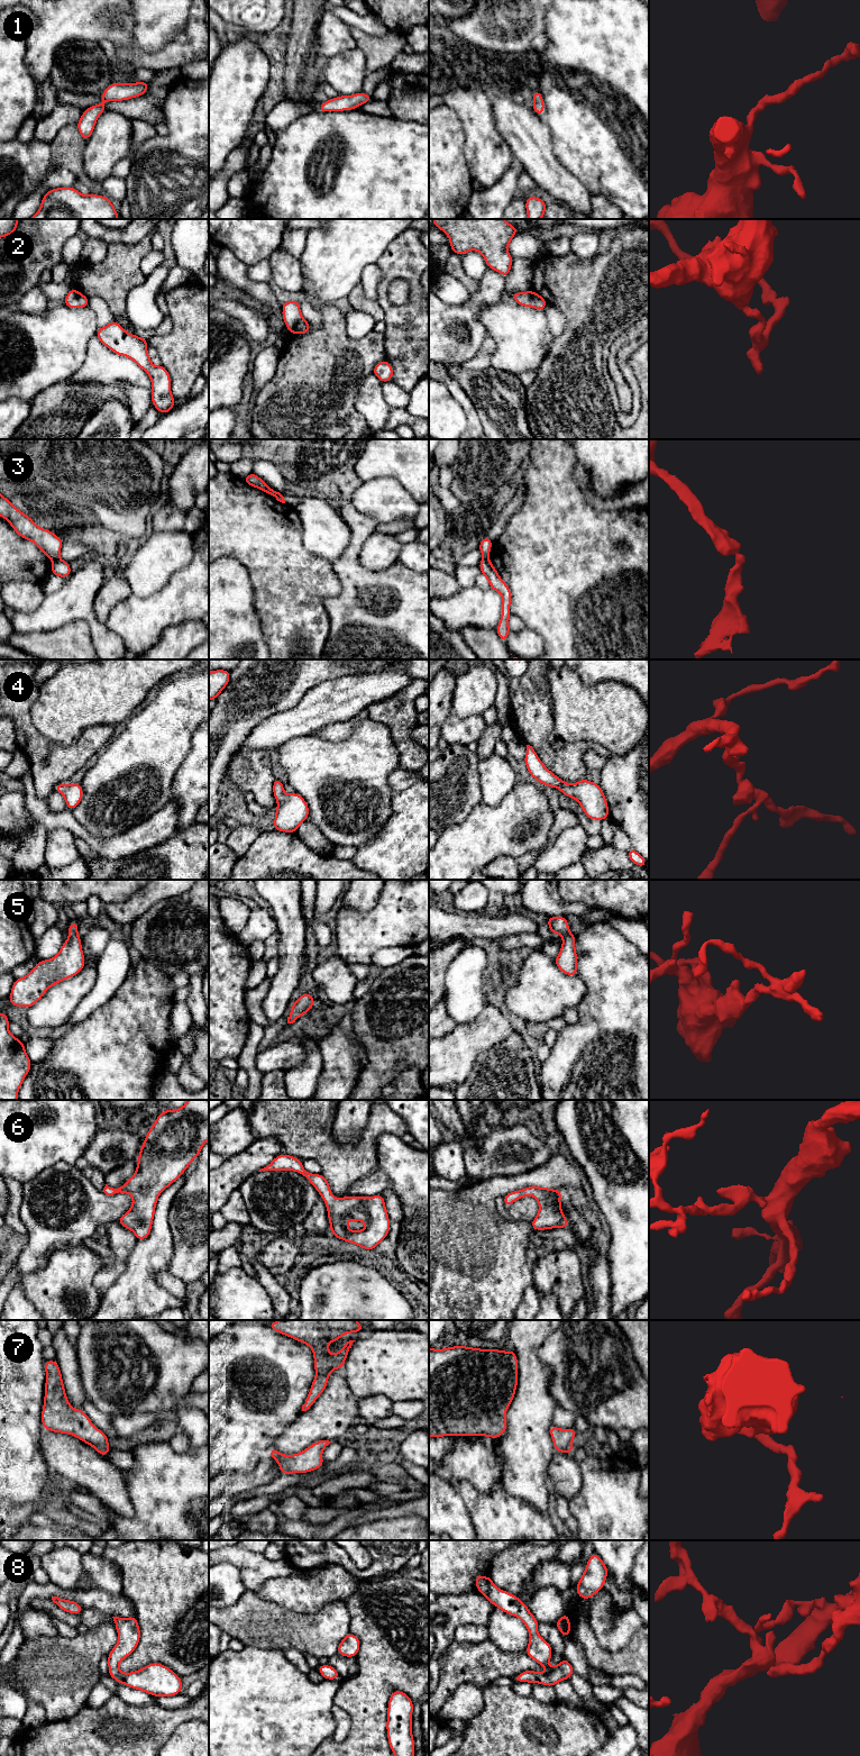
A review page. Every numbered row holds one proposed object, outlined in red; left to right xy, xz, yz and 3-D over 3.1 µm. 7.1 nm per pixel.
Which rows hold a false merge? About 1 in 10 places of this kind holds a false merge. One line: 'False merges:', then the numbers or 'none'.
False merges: 3

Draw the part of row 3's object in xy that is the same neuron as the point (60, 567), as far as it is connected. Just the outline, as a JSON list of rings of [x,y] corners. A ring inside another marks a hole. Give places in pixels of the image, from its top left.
[[[57,558],[52,562],[51,572],[55,574],[58,579],[67,577],[72,574],[70,563],[61,558]]]

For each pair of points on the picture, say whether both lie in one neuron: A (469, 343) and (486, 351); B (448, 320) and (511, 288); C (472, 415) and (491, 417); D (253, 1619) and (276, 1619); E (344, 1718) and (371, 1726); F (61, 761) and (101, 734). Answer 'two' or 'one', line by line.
A: two
B: two
C: two
D: one
E: two
F: one

